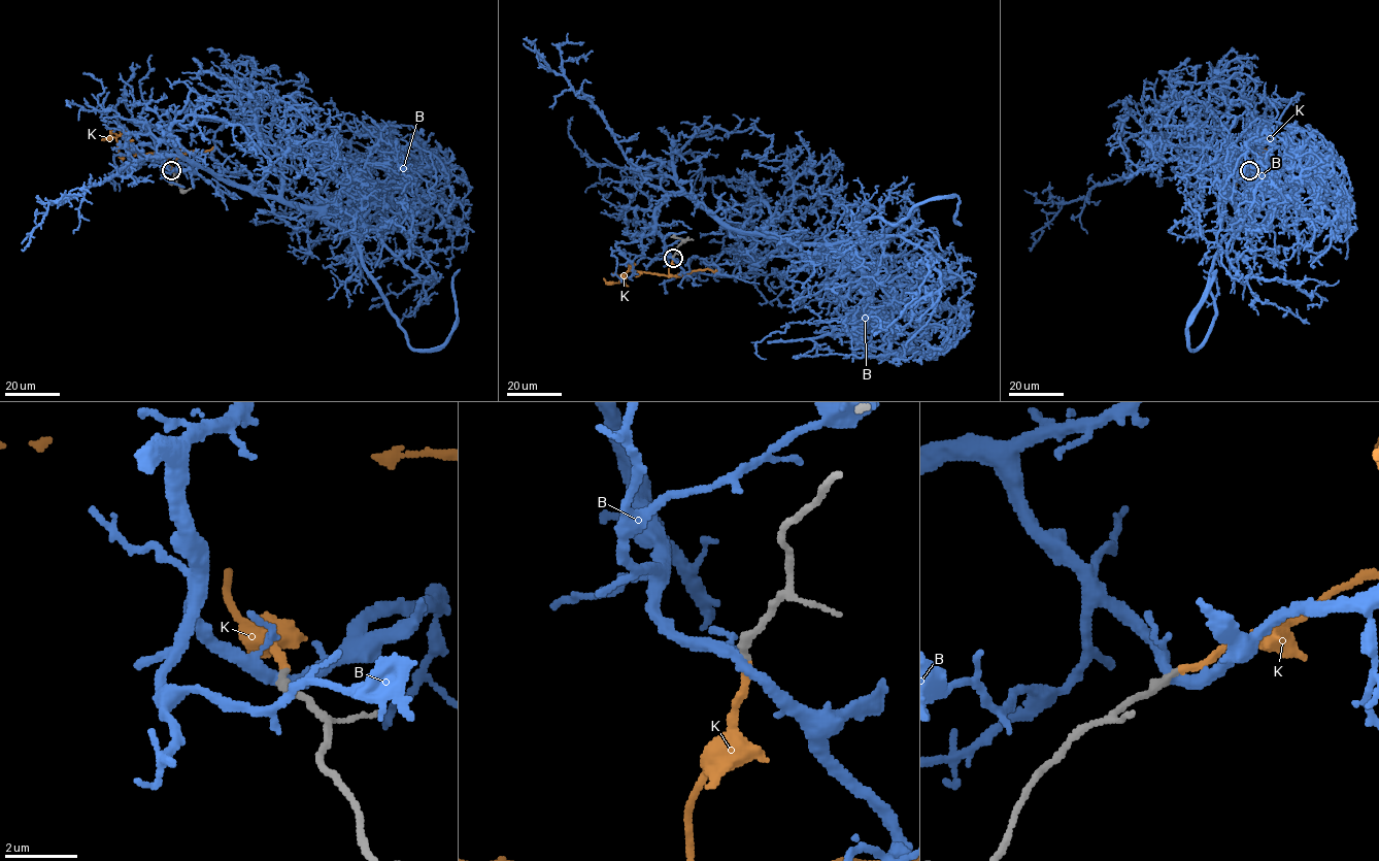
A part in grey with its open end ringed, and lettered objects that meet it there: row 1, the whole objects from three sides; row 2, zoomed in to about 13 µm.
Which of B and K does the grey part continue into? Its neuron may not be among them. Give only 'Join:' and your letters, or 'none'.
Join: K

